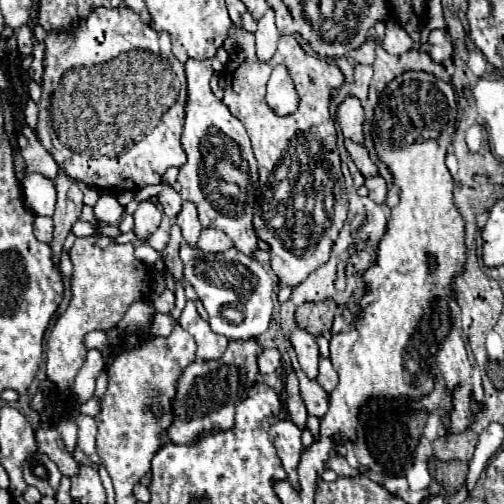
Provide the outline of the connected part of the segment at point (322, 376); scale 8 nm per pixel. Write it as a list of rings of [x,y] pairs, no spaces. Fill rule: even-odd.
[[[321,357],[319,359],[319,375],[317,375],[317,383],[327,391],[331,393],[337,385],[337,371],[333,369],[331,361],[327,357]]]

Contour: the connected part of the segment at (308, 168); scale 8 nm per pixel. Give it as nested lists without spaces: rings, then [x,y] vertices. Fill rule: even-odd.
[[[231,27],[223,47],[229,51],[229,61],[221,73],[225,77],[223,103],[229,107],[233,117],[239,117],[239,121],[243,121],[259,165],[261,197],[259,197],[259,205],[255,205],[253,227],[257,237],[269,243],[271,247],[269,249],[271,269],[279,277],[279,287],[297,287],[329,259],[329,251],[347,215],[347,195],[345,195],[345,185],[343,185],[343,175],[339,165],[339,153],[337,153],[337,131],[335,131],[335,121],[331,119],[329,113],[329,99],[335,93],[335,89],[343,83],[343,73],[335,67],[335,63],[307,53],[291,35],[281,35],[277,53],[267,63],[259,63],[255,59],[255,37],[245,29]],[[277,65],[287,67],[299,95],[297,111],[285,117],[271,113],[265,101],[265,85],[269,81],[271,71]]]

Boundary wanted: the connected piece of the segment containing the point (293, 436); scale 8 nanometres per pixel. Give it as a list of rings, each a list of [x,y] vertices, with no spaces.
[[[289,419],[277,421],[269,429],[269,437],[277,449],[277,455],[287,471],[287,479],[295,489],[299,489],[299,479],[297,479],[297,465],[299,465],[299,455],[301,455],[301,429],[291,423]]]

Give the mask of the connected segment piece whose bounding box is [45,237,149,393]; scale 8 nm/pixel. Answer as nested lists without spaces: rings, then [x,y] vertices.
[[[81,237],[75,239],[69,255],[73,263],[71,301],[67,311],[55,321],[45,343],[47,377],[57,385],[61,393],[65,393],[65,389],[73,385],[73,375],[79,373],[81,363],[85,363],[87,359],[85,335],[95,329],[107,331],[115,327],[129,305],[143,297],[149,279],[149,269],[145,267],[145,263],[135,259],[131,243],[111,243],[109,247],[101,249],[95,245],[95,237]]]

